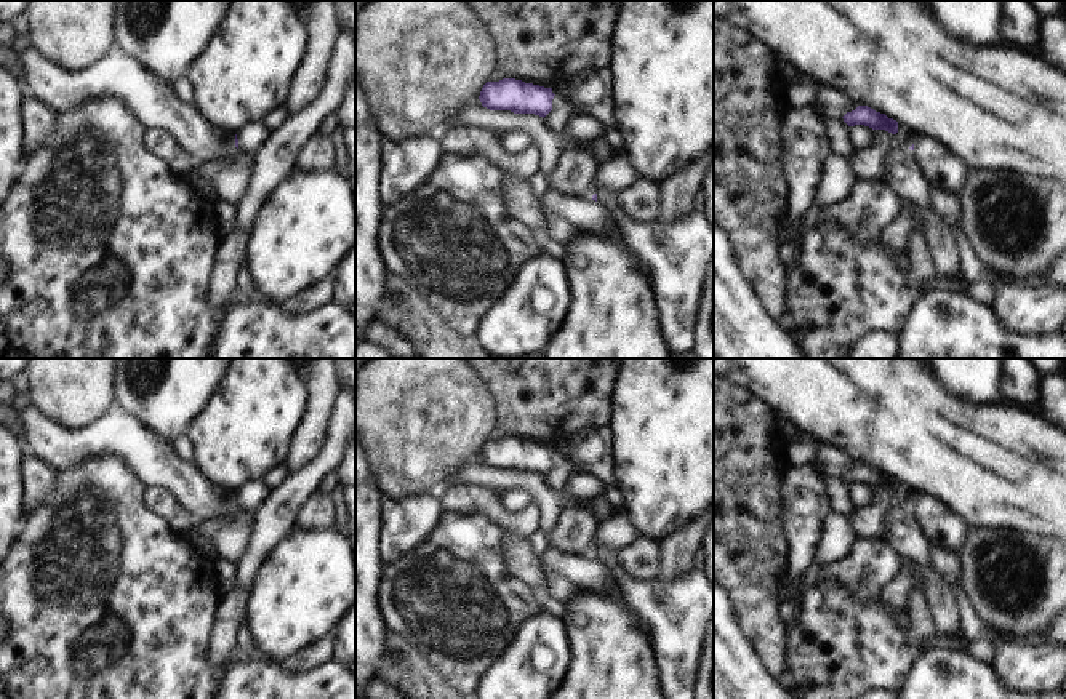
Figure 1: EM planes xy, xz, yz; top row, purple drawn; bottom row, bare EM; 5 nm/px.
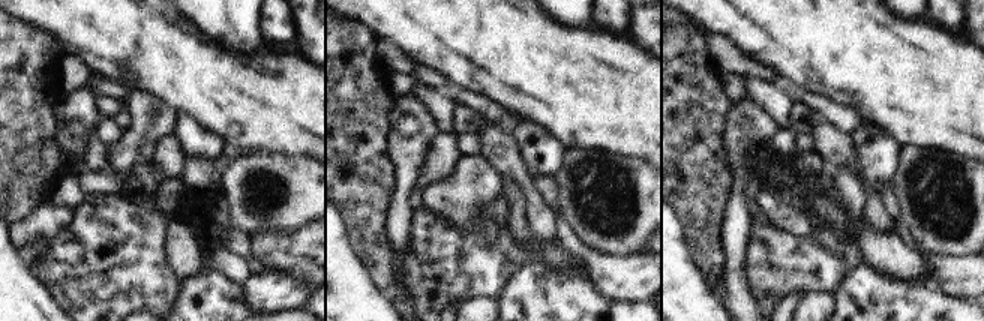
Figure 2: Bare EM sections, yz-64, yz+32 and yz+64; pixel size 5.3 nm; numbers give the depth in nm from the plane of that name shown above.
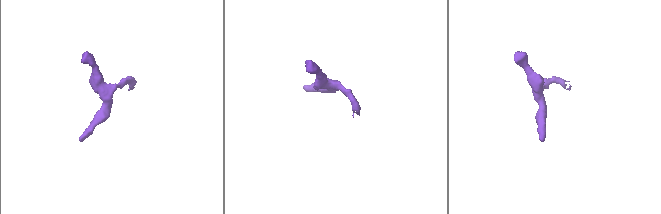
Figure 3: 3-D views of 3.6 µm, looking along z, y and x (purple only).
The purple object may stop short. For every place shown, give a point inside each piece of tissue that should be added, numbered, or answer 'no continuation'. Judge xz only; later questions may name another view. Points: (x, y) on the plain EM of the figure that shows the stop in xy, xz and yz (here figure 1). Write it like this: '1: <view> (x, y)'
1: xz (676, 613)

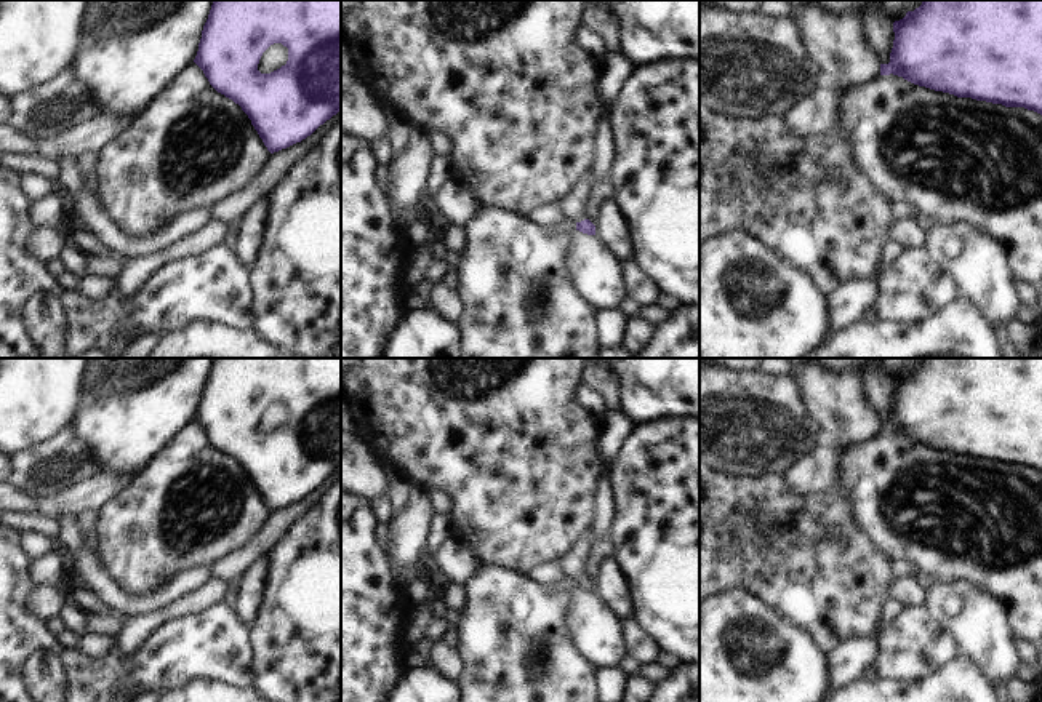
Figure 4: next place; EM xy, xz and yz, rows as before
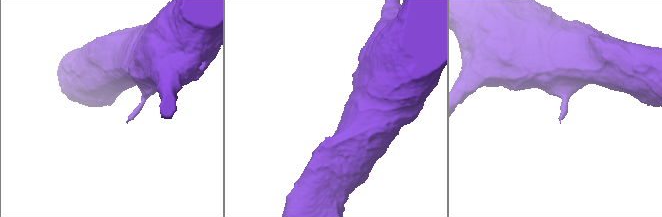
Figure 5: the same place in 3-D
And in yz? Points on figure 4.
no continuation

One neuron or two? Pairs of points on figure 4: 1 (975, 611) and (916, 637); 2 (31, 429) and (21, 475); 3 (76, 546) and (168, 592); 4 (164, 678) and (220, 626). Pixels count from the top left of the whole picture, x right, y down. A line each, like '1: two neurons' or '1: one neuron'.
1: two neurons
2: two neurons
3: two neurons
4: one neuron

